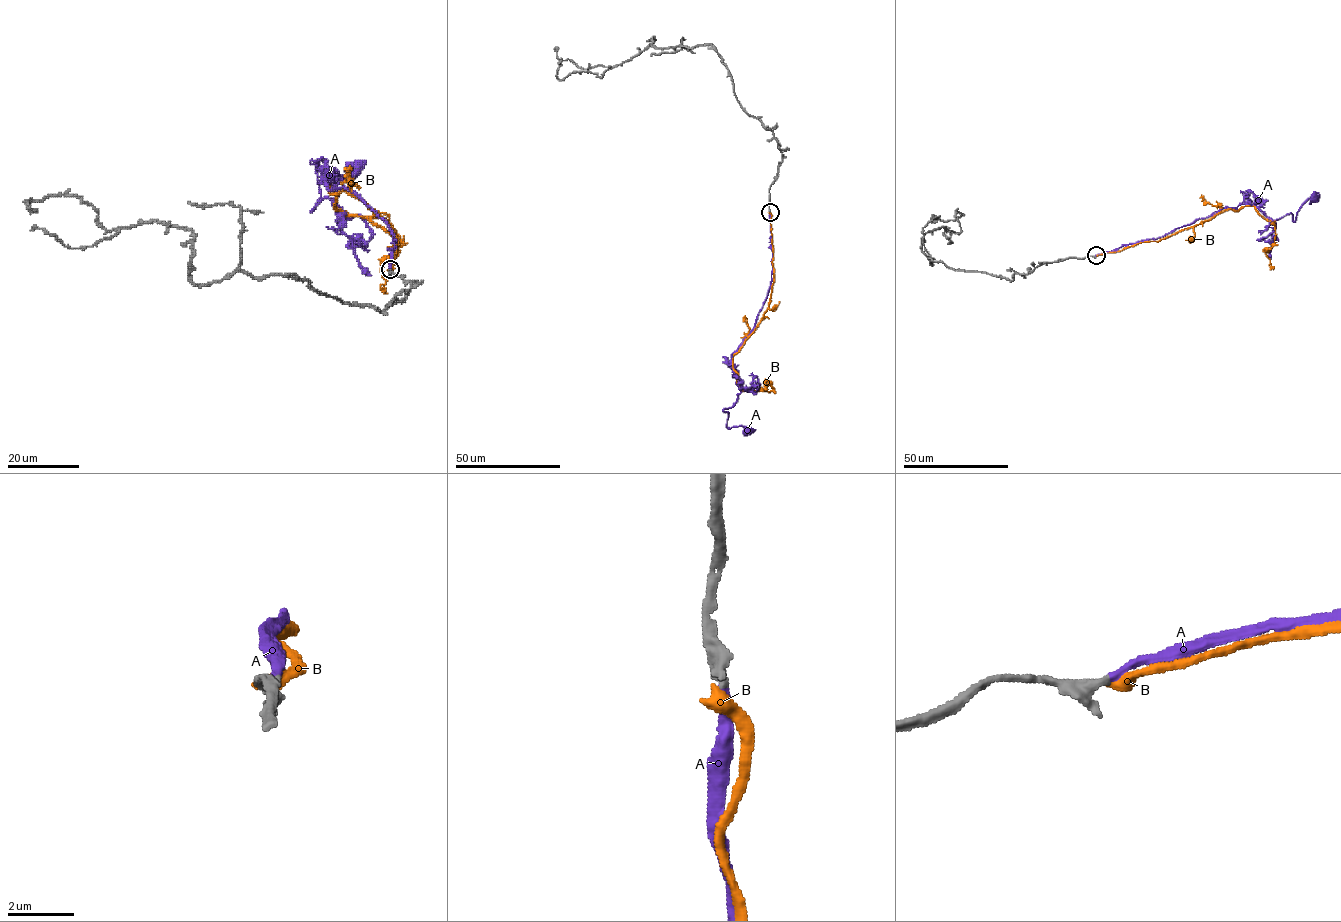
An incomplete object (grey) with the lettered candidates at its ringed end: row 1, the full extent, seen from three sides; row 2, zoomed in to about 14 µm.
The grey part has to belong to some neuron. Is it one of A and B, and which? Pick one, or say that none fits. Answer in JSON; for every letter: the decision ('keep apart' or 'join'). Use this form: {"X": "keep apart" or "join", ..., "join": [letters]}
{"A": "join", "B": "keep apart", "join": ["A"]}

